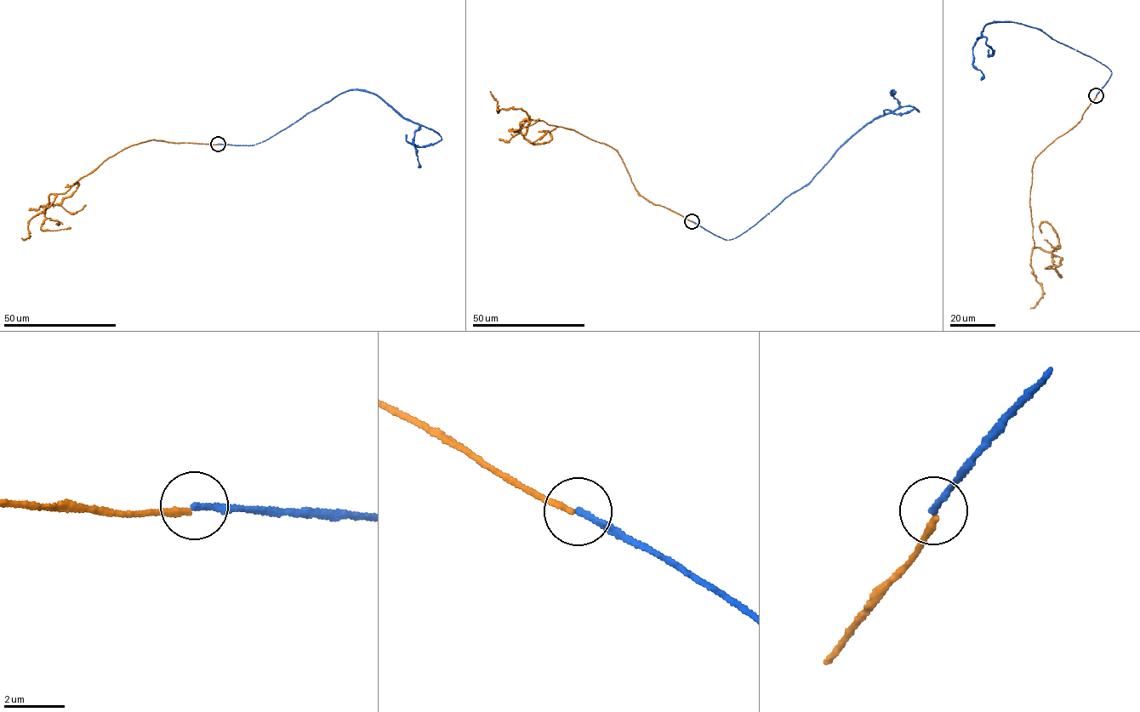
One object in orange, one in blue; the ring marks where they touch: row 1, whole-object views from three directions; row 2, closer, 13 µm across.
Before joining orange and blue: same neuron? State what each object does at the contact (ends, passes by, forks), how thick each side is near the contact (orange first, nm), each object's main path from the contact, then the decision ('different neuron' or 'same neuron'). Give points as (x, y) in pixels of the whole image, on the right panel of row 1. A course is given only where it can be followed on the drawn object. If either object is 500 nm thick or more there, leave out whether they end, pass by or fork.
orange ends there; blue ends there; 190 nm thick on the orange side, 200 nm on the other; orange runs (1096, 95), (1077, 125), (1038, 155), (1032, 168), (1034, 247), (1051, 253), (1060, 276), (1048, 268); blue runs (1096, 95), (1111, 71), (1042, 31), (988, 23), (977, 37), (986, 37), (988, 56), (988, 49); different neuron

